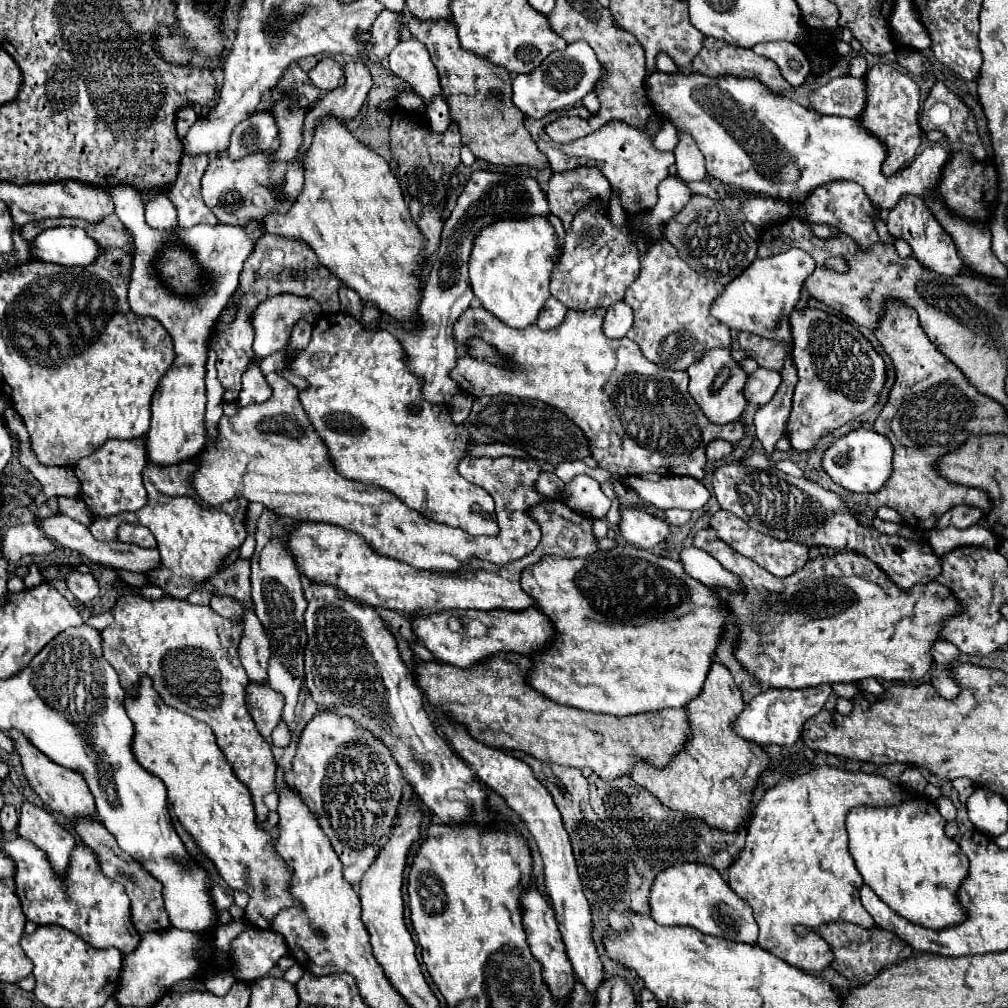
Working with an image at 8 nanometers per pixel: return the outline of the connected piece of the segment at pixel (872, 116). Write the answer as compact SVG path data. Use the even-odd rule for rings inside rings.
M875 64L867 74L867 108L861 116L863 126L881 138L887 146L887 160L883 162L883 172L887 176L899 172L903 166L911 164L921 142L919 128L919 88L911 76L887 66Z

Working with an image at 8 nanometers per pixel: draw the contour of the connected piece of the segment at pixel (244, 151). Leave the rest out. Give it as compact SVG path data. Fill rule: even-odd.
M267 110L251 114L251 118L239 122L231 134L229 156L243 158L255 150L271 150L273 140L279 136L279 126L275 116Z

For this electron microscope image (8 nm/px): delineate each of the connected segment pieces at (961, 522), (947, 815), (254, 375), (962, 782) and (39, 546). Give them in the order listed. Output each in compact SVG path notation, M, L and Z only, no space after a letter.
M955 506L951 508L947 514L943 514L937 522L937 528L947 528L947 526L955 526L955 528L969 528L977 522L981 522L983 512L975 506Z
M939 798L937 800L937 808L939 808L939 812L941 812L941 816L947 820L947 822L953 822L955 820L955 816L957 816L957 810L955 810L955 806L953 806L953 802L949 800L949 798Z
M251 362L247 370L243 372L243 390L239 394L237 406L249 406L249 404L261 404L271 398L271 386L267 384L265 376L261 374L261 368L257 362Z
M957 778L952 781L952 785L959 794L959 801L961 804L965 805L967 798L969 798L975 790L973 782L968 778Z
M35 522L11 526L3 536L3 556L9 558L9 562L17 562L17 554L21 558L29 554L49 554L49 552L53 552L53 542L43 538L43 534L39 534Z

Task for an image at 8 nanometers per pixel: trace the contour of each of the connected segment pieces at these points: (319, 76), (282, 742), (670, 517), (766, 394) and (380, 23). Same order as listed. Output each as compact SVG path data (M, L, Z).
M323 58L319 60L319 64L309 72L309 78L311 82L323 90L323 92L329 92L329 90L335 90L339 86L343 86L345 82L345 72L341 68L341 64L333 58Z
M281 722L281 724L273 730L271 740L273 740L273 744L275 744L275 746L279 746L279 748L287 748L287 746L289 746L289 742L291 742L291 732L289 732L289 728Z
M667 510L665 518L673 526L683 526L691 518L691 512L687 512L687 510Z
M759 368L749 376L745 384L745 398L755 406L765 406L773 398L779 384L781 384L779 372Z
M383 10L379 18L375 18L371 26L371 44L373 44L371 52L379 62L383 62L389 56L389 52L397 46L401 36L401 24L403 18L395 18L395 14L387 14L387 10Z

